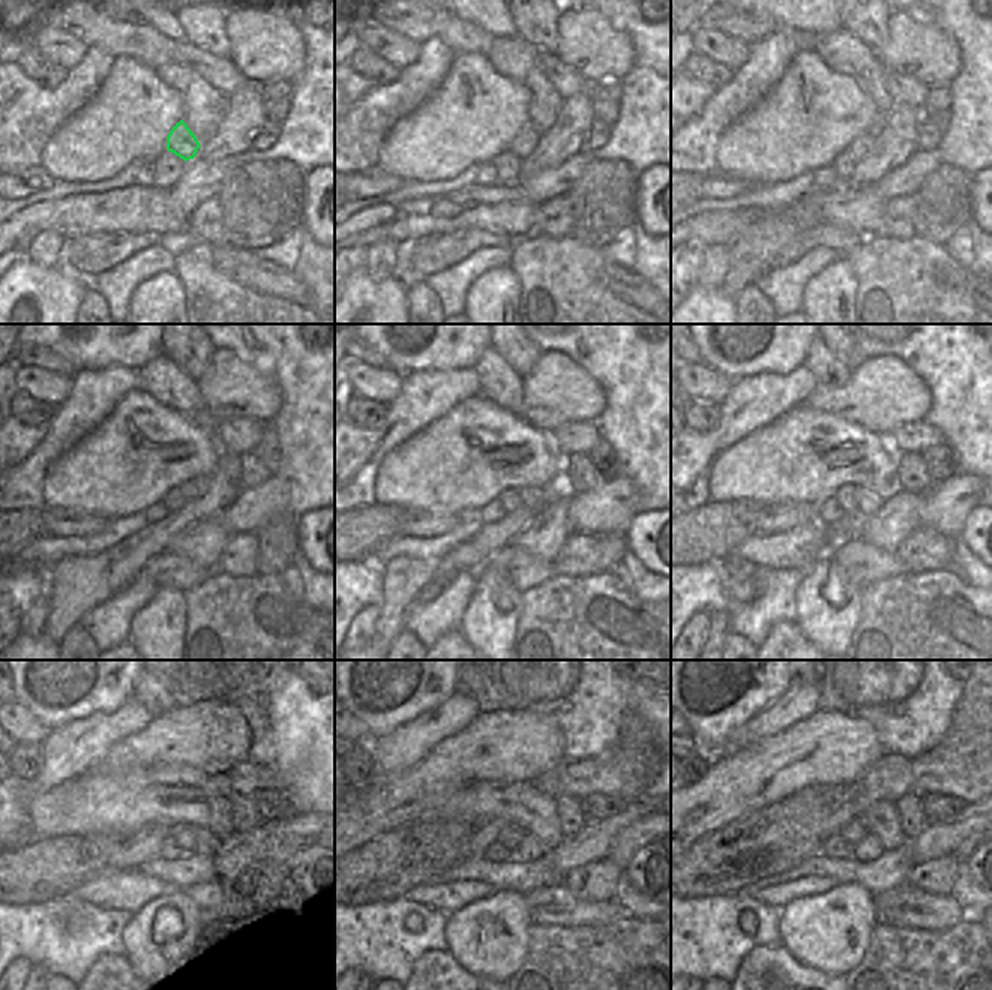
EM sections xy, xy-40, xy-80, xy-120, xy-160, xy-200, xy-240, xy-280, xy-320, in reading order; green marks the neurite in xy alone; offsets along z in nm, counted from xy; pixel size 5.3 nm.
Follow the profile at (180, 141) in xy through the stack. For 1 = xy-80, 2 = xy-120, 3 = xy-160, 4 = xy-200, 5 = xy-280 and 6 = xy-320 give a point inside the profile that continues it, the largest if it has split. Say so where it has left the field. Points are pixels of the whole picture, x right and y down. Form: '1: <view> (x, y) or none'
1: xy-80 (862, 146)
2: xy-120 (194, 488)
3: xy-160 (533, 497)
4: xy-200 (868, 501)
5: xy-280 (529, 849)
6: xy-320 (868, 849)

